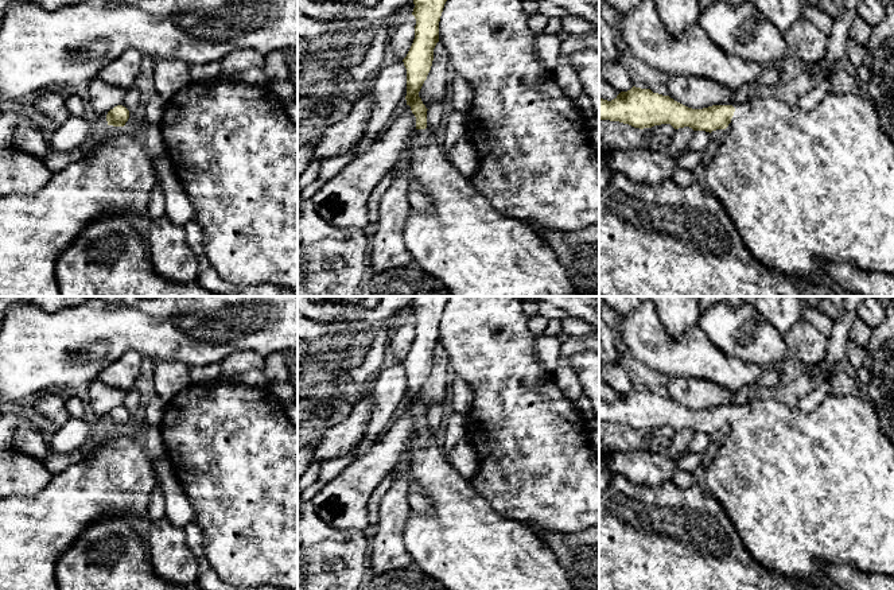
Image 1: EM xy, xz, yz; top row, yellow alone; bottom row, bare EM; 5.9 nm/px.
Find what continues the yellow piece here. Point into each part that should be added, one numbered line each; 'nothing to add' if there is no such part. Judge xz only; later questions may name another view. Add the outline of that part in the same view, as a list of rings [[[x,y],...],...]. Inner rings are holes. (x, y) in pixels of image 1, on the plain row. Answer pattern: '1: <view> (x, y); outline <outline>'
1: xz (461, 542); outline [[[428,430],[416,431],[405,457],[409,480],[421,486],[421,494],[431,500],[427,513],[411,512],[404,527],[404,546],[416,568],[431,575],[447,590],[575,590],[567,571],[555,554],[526,524],[498,515],[490,504],[448,462],[440,440]]]

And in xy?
1: xy (116, 478); outline [[[129,414],[124,428],[109,427],[110,436],[106,440],[96,442],[83,461],[54,474],[36,494],[11,494],[0,500],[0,590],[59,590],[57,562],[90,524],[109,516],[147,516],[156,477],[141,438],[131,428],[132,419]]]

